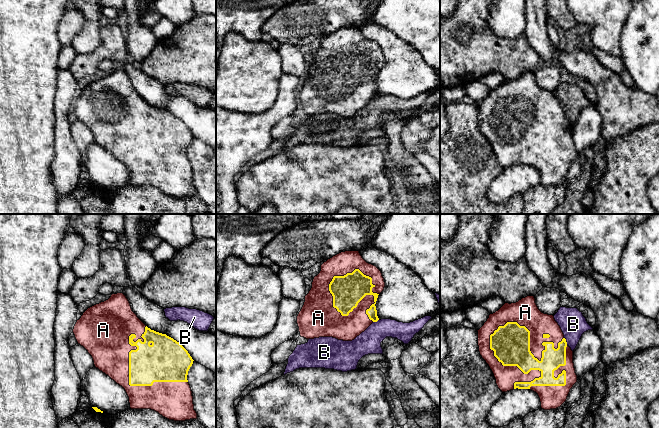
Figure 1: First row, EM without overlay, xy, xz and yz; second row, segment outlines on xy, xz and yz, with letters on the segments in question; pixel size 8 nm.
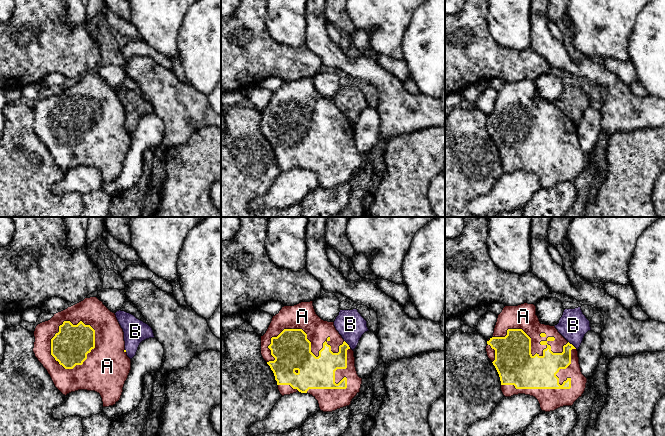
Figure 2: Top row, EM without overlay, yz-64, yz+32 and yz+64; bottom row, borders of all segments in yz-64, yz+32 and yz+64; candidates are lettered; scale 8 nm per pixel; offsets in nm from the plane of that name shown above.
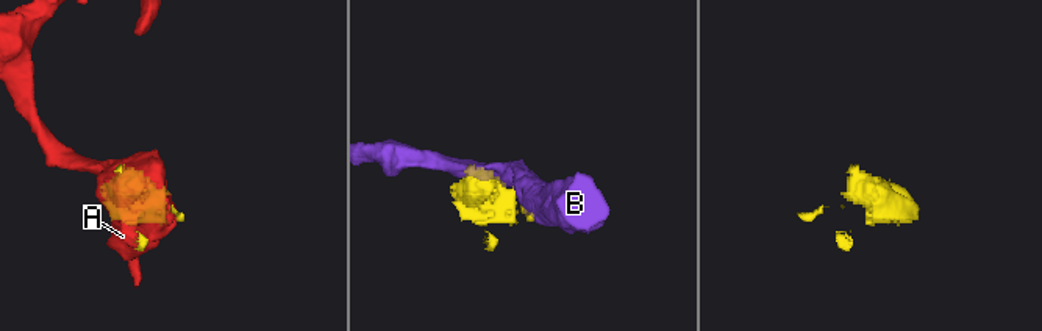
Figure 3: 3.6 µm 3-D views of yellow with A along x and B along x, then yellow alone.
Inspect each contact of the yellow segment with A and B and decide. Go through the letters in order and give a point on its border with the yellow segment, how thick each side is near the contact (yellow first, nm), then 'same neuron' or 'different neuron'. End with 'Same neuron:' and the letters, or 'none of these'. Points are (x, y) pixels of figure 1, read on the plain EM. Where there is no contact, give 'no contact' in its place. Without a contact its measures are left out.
A: contact yz (529, 118); calibres 300 and 220 nm; same neuron
B: contact yz (565, 117); calibres 170 and 220 nm; different neuron
Same neuron: A

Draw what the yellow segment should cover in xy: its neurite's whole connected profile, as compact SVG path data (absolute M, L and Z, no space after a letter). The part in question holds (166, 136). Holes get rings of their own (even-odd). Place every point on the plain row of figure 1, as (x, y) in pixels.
M123 69L112 70L108 76L88 84L77 96L73 109L78 120L92 132L95 143L125 165L131 185L151 185L174 197L197 195L192 167L187 156L194 136L179 118L148 104L132 87Z

